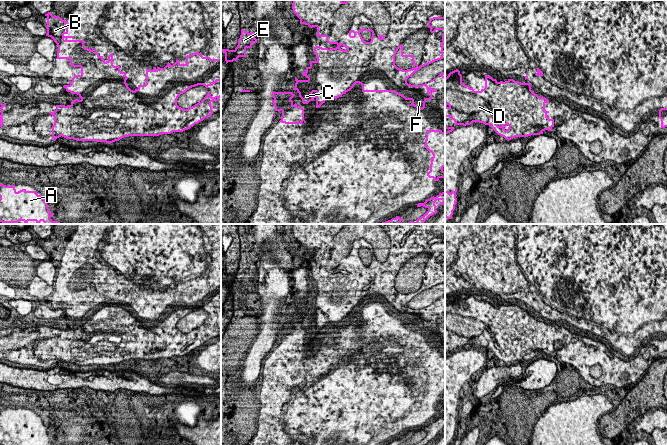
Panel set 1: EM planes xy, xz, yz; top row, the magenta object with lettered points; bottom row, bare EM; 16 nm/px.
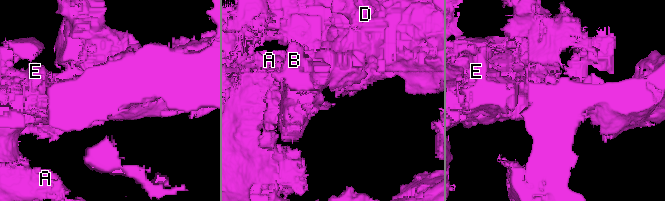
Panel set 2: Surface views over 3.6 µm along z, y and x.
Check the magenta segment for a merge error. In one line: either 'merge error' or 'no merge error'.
no merge error

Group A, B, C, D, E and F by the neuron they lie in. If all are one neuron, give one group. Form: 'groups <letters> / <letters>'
groups A B C D E F

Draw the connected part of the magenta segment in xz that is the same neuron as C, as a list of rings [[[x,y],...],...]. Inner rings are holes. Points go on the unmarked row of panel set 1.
[[[292,224],[292,233],[294,238],[300,243],[300,248],[308,249],[310,252],[316,251],[317,252],[317,261],[325,261],[326,265],[329,268],[336,268],[336,272],[328,273],[322,272],[320,270],[314,271],[314,277],[316,278],[316,285],[310,285],[310,290],[306,291],[306,295],[302,297],[305,300],[306,304],[298,304],[295,301],[295,311],[293,314],[296,314],[299,317],[299,321],[302,323],[303,328],[308,328],[312,324],[316,324],[316,332],[320,332],[320,330],[325,327],[325,325],[329,322],[339,322],[342,321],[343,318],[346,318],[350,315],[356,307],[362,309],[362,316],[392,316],[401,321],[405,324],[411,324],[411,330],[416,331],[419,334],[425,332],[425,326],[427,324],[432,323],[432,317],[437,316],[437,313],[432,313],[431,311],[427,310],[427,307],[422,309],[411,309],[407,307],[407,303],[411,301],[416,295],[421,293],[422,291],[429,289],[435,285],[443,283],[443,267],[444,267],[444,260],[445,260],[445,252],[435,252],[433,253],[430,250],[430,247],[434,243],[445,243],[445,224],[347,224],[343,226],[342,224]],[[362,255],[371,255],[372,261],[370,266],[366,266],[363,264],[361,260]],[[398,273],[401,273],[401,280],[402,281],[411,281],[412,287],[415,289],[415,292],[403,294],[398,292],[395,289],[395,279]]]

